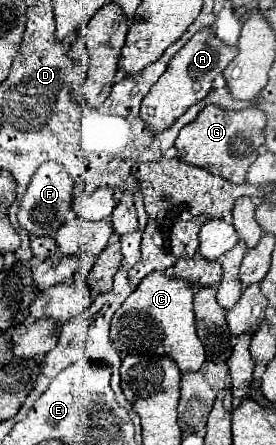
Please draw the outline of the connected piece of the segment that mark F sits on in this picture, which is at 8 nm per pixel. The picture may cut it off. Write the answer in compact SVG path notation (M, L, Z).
M57 161L43 163L35 171L35 175L33 175L25 195L23 195L23 201L21 201L21 207L19 207L19 215L17 215L21 227L27 229L27 233L31 237L55 235L57 229L61 227L61 223L65 223L65 217L67 217L67 213L73 207L73 189L75 189L75 183L67 175L63 163L57 163Z

